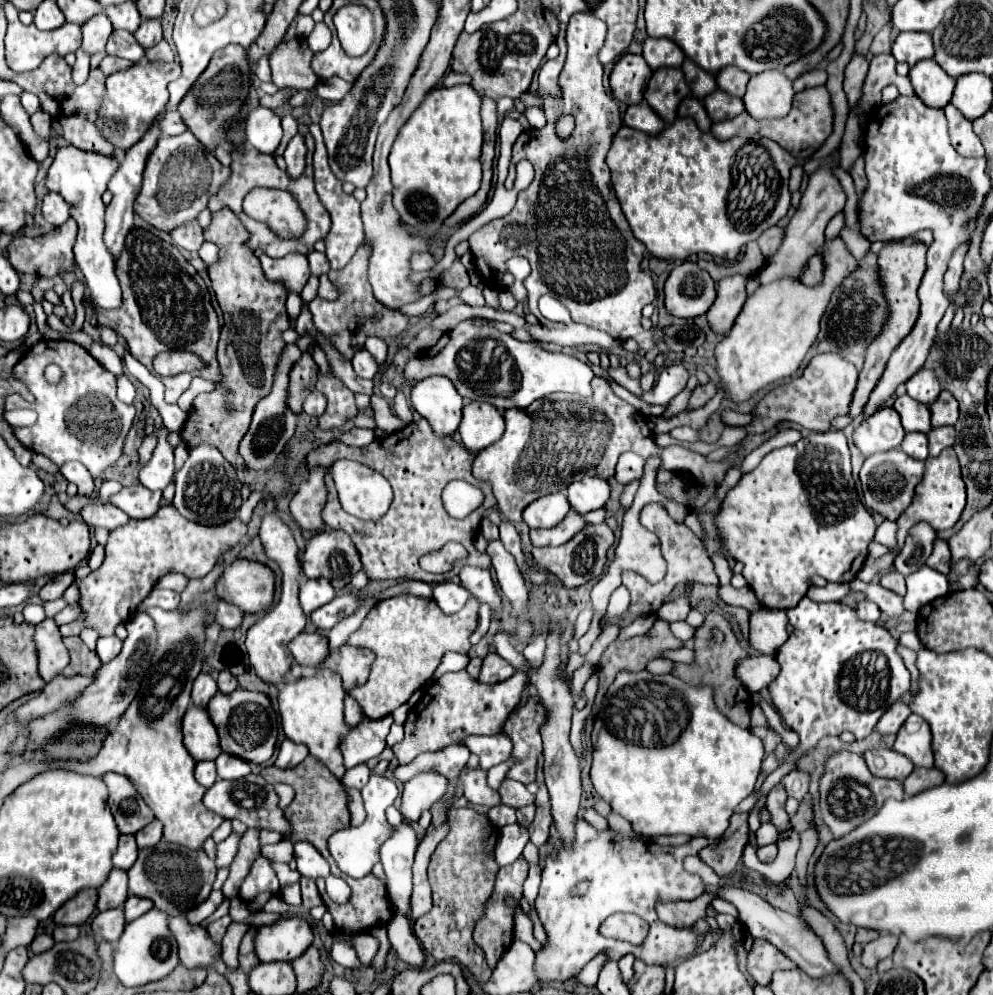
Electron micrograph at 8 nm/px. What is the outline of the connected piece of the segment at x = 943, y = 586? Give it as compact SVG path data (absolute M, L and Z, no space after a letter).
M919 568L905 578L907 594L903 596L903 606L909 612L919 612L925 604L945 596L949 592L947 576L933 568Z

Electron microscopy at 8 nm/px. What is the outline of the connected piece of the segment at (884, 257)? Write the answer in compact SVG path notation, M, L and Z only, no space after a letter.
M885 242L883 250L879 252L879 268L881 268L881 278L883 278L883 284L885 284L885 296L887 296L891 312L889 312L889 320L887 320L881 336L877 336L877 340L867 350L865 366L859 372L859 382L857 382L857 388L853 392L853 400L849 404L847 416L851 416L851 418L861 414L863 406L869 400L871 390L875 388L875 384L879 382L879 378L885 370L885 364L887 364L893 348L897 348L899 340L903 340L911 332L911 328L915 326L915 320L919 316L917 290L919 290L919 284L921 284L921 278L923 278L923 272L925 272L925 254L927 254L925 244L901 244L901 242L893 242L889 246Z

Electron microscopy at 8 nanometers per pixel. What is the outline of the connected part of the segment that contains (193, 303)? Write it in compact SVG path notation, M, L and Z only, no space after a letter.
M135 226L131 228L125 240L125 248L121 250L121 256L115 262L115 274L123 290L123 304L115 310L99 308L93 302L89 302L89 306L97 316L99 324L113 328L127 340L133 358L137 358L143 366L153 370L151 360L159 352L181 348L187 352L195 352L209 364L209 368L201 372L181 374L175 378L161 378L161 382L165 384L165 402L177 404L179 396L189 388L195 376L211 378L211 382L219 386L223 374L215 358L219 340L217 314L211 306L207 284L197 274L197 270L181 256L181 252L173 244L151 234L149 230Z

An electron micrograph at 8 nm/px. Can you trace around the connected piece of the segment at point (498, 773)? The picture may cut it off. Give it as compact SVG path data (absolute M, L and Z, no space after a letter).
M509 758L507 762L501 762L501 764L493 766L493 768L487 772L487 780L489 780L489 786L493 786L493 788L497 790L497 788L499 788L499 784L503 782L503 778L507 776L509 768L511 768L513 764L517 764L517 762L519 762L517 758Z

